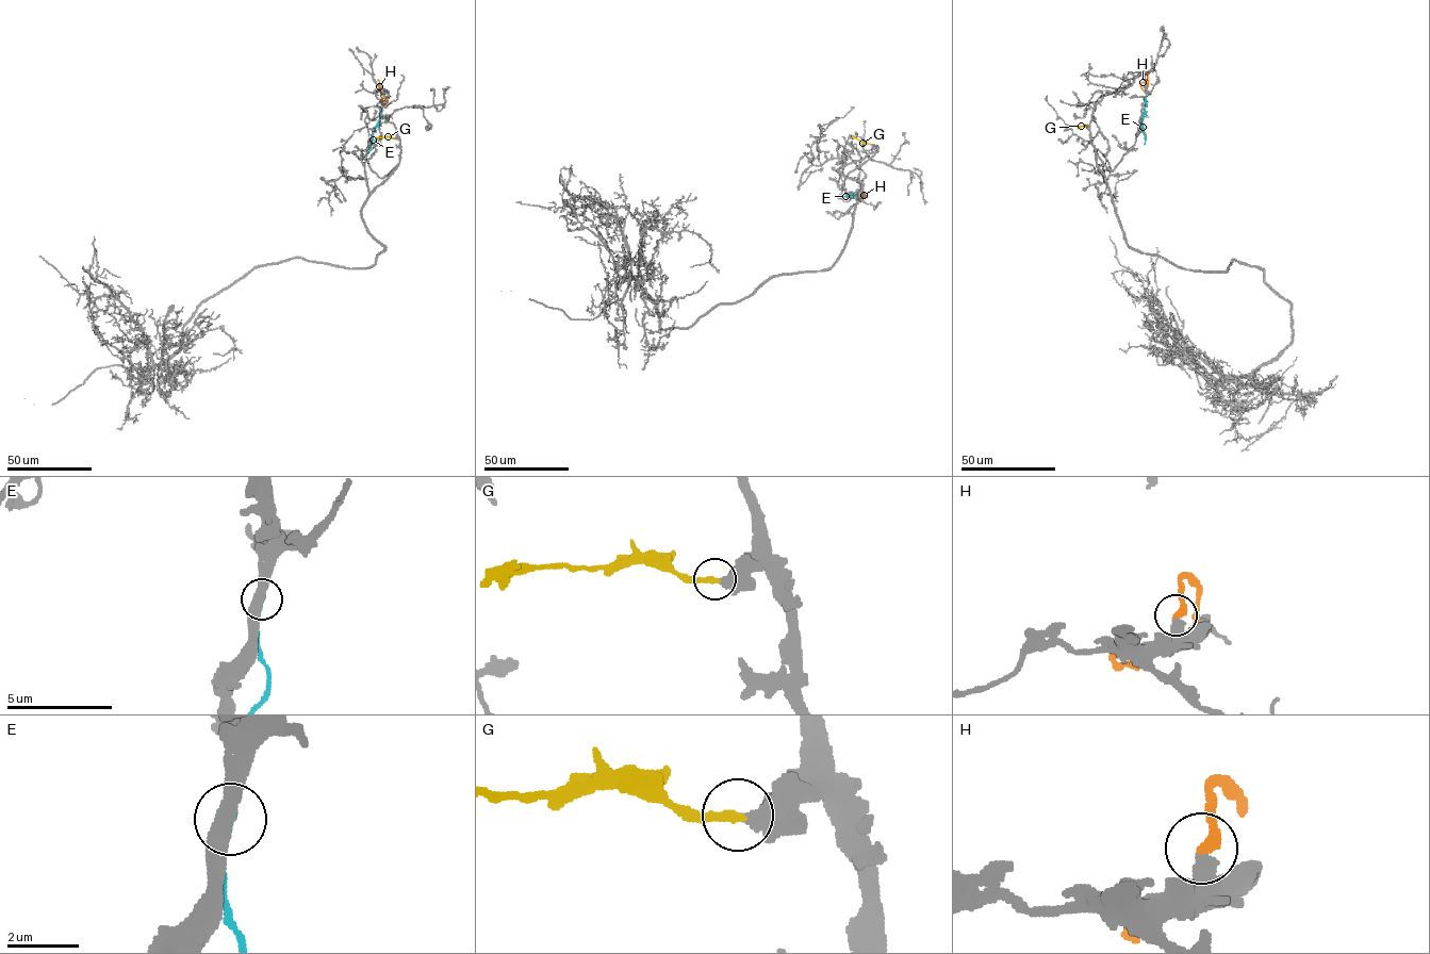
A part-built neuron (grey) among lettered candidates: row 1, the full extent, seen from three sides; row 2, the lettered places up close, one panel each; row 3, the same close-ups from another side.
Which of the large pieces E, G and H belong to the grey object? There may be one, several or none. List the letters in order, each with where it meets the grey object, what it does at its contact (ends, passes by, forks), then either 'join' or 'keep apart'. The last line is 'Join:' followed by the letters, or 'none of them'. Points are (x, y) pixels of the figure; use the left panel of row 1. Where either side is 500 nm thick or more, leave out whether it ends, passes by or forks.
E: meets grey at (380, 111); keep apart
G: meets grey at (394, 138); it ends there; join
H: meets grey at (385, 104); it ends there; keep apart
Join: G

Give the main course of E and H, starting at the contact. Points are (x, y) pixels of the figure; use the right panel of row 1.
E: (1146, 97), (1141, 124), (1144, 145)
H: (1144, 89), (1139, 86), (1148, 81), (1144, 62)

